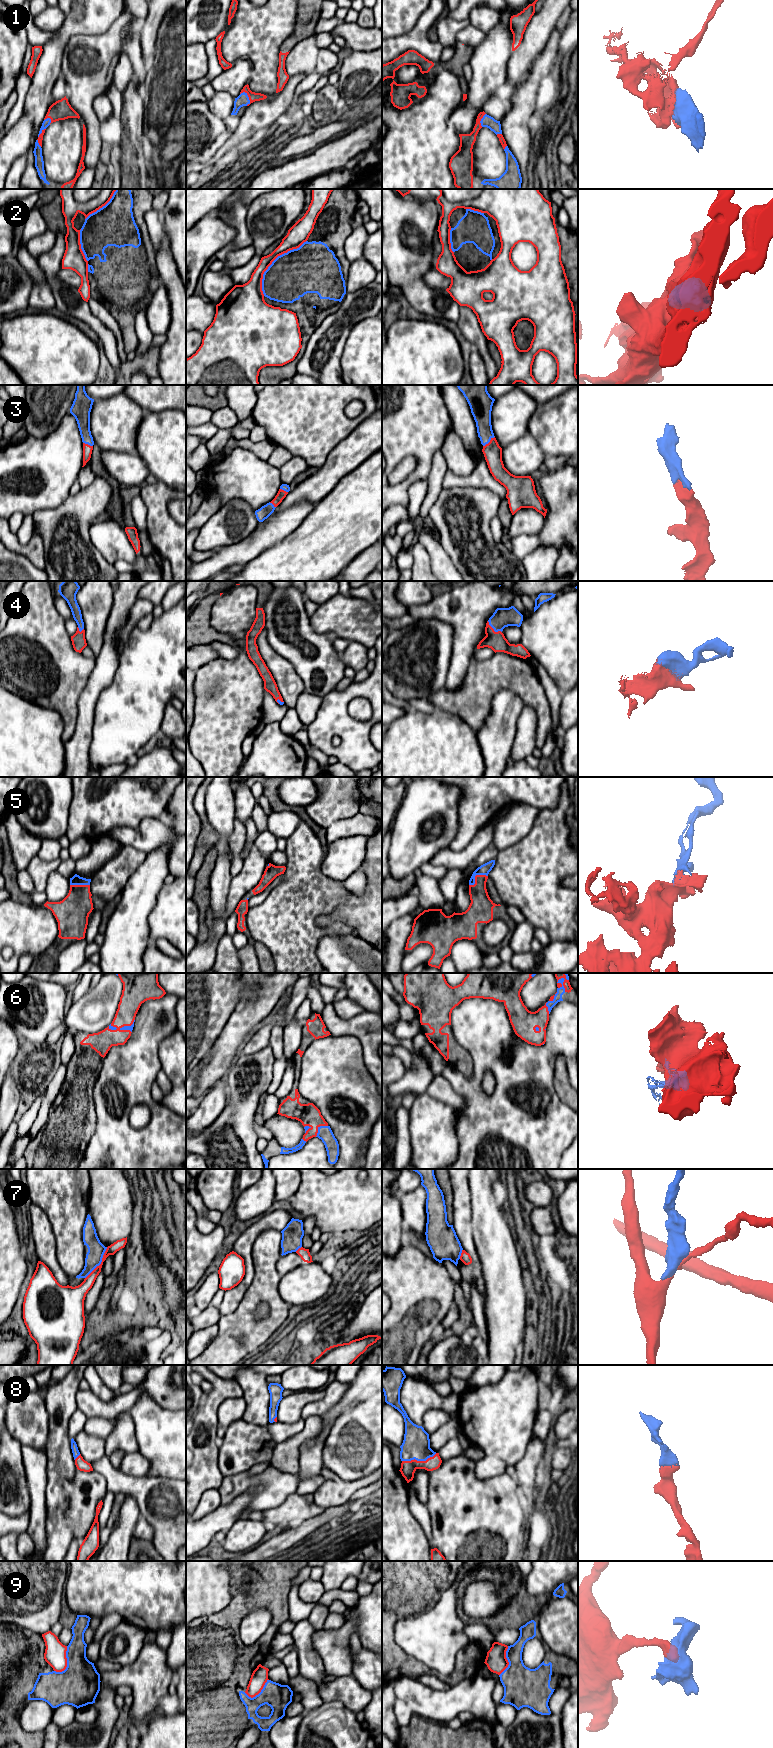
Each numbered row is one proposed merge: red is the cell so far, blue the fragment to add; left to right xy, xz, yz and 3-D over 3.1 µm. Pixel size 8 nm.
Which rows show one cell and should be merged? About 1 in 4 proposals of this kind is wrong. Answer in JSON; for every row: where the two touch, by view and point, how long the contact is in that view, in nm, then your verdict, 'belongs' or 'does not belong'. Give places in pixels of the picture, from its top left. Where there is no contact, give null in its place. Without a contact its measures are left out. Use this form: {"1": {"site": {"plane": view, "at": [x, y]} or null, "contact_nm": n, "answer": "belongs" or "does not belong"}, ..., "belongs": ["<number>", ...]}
{"1": {"site": {"plane": "xz", "at": [249, 98]}, "contact_nm": 120, "answer": "belongs"}, "2": {"site": {"plane": "xz", "at": [272, 261]}, "contact_nm": 550, "answer": "does not belong"}, "3": {"site": {"plane": "yz", "at": [489, 442]}, "contact_nm": 130, "answer": "belongs"}, "4": {"site": {"plane": "yz", "at": [493, 629]}, "contact_nm": 150, "answer": "belongs"}, "5": {"site": {"plane": "yz", "at": [475, 876]}, "contact_nm": 170, "answer": "belongs"}, "6": {"site": {"plane": "xz", "at": [317, 1128]}, "contact_nm": 140, "answer": "belongs"}, "7": {"site": {"plane": "xy", "at": [101, 1263]}, "contact_nm": 320, "answer": "does not belong"}, "8": {"site": {"plane": "yz", "at": [419, 1461]}, "contact_nm": 280, "answer": "belongs"}, "9": {"site": {"plane": "xy", "at": [66, 1662]}, "contact_nm": 240, "answer": "does not belong"}, "belongs": ["1", "3", "4", "5", "6", "8"]}

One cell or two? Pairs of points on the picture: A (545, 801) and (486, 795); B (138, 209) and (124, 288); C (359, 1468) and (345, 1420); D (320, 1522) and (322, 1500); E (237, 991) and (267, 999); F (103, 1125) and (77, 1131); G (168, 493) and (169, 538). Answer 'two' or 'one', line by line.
A: one
B: one
C: one
D: two
E: two
F: two
G: one

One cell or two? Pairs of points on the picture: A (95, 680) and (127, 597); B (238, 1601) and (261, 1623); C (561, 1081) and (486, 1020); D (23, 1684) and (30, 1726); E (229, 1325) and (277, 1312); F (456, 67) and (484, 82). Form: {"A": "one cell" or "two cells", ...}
{"A": "one cell", "B": "two cells", "C": "two cells", "D": "two cells", "E": "one cell", "F": "two cells"}

